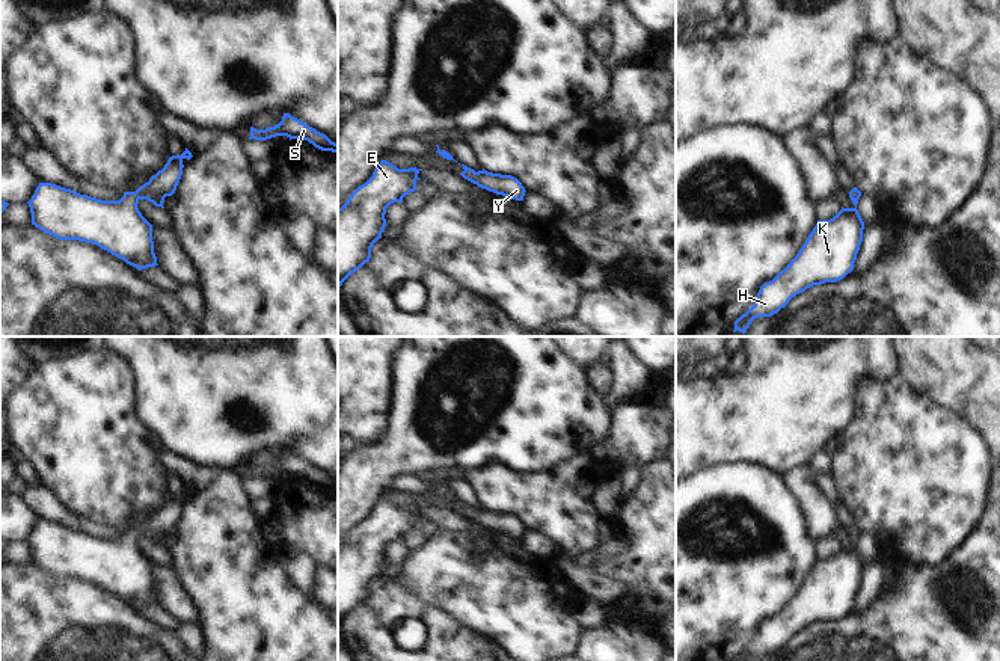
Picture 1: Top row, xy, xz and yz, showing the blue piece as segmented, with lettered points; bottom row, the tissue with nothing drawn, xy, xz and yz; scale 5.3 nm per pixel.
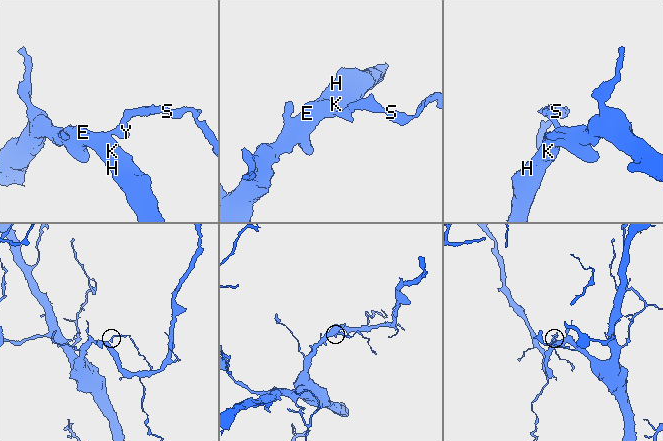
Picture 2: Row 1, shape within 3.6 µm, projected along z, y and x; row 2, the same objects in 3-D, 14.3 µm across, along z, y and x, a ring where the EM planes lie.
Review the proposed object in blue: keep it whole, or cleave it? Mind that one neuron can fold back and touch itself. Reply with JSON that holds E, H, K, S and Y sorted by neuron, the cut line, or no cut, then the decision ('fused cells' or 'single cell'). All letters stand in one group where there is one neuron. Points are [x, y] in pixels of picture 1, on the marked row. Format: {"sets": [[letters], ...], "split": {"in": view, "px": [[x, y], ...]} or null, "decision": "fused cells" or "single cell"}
{"sets": [["E", "H", "K", "S", "Y"]], "split": null, "decision": "single cell"}

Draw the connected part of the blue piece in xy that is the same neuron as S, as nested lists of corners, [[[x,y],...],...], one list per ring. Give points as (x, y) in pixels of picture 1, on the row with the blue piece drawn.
[[[284,113],[282,121],[275,127],[268,127],[265,130],[256,130],[250,127],[249,139],[267,140],[276,136],[287,136],[290,140],[308,140],[321,151],[338,152],[338,143],[332,142],[326,134],[317,131],[315,128],[291,116],[290,113]]]

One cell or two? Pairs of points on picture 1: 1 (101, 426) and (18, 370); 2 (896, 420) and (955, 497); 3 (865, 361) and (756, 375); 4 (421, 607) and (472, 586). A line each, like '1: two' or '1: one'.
1: two
2: one
3: one
4: two

